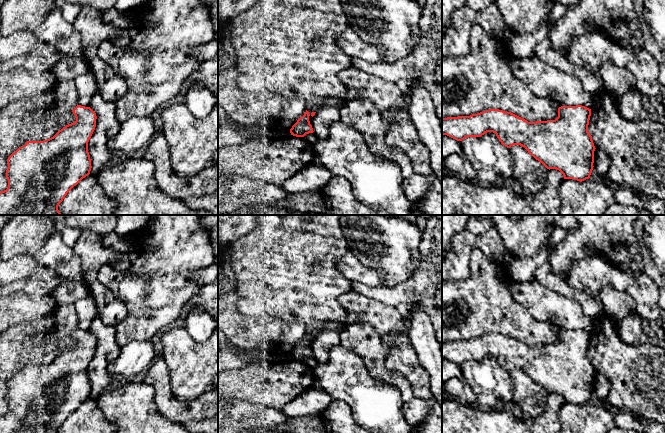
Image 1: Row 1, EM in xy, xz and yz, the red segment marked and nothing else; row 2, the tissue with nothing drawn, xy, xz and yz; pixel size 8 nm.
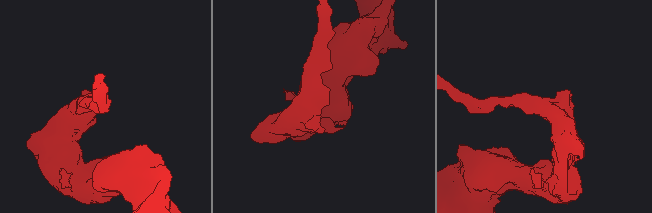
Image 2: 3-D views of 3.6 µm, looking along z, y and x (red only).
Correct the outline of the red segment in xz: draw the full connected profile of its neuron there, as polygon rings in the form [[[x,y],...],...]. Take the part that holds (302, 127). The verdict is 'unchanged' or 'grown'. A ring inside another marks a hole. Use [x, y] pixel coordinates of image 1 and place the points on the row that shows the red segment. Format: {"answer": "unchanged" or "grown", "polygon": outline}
{"answer": "unchanged", "polygon": [[[306,110],[303,116],[301,116],[297,122],[290,129],[290,133],[296,137],[304,137],[306,134],[313,133],[312,125],[309,121],[309,112]]]}

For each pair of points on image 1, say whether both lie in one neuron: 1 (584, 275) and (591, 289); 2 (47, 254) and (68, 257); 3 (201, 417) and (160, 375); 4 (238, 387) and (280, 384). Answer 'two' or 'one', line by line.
1: one
2: one
3: one
4: one

